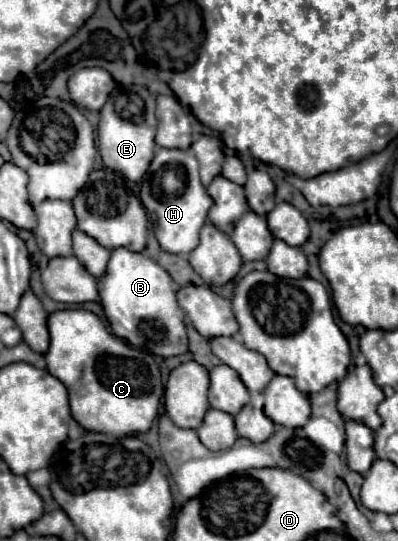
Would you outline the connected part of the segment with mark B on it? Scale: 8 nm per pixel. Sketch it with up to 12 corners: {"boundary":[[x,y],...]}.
{"boundary":[[111,252],[99,296],[117,336],[163,358],[187,350],[177,284]]}

